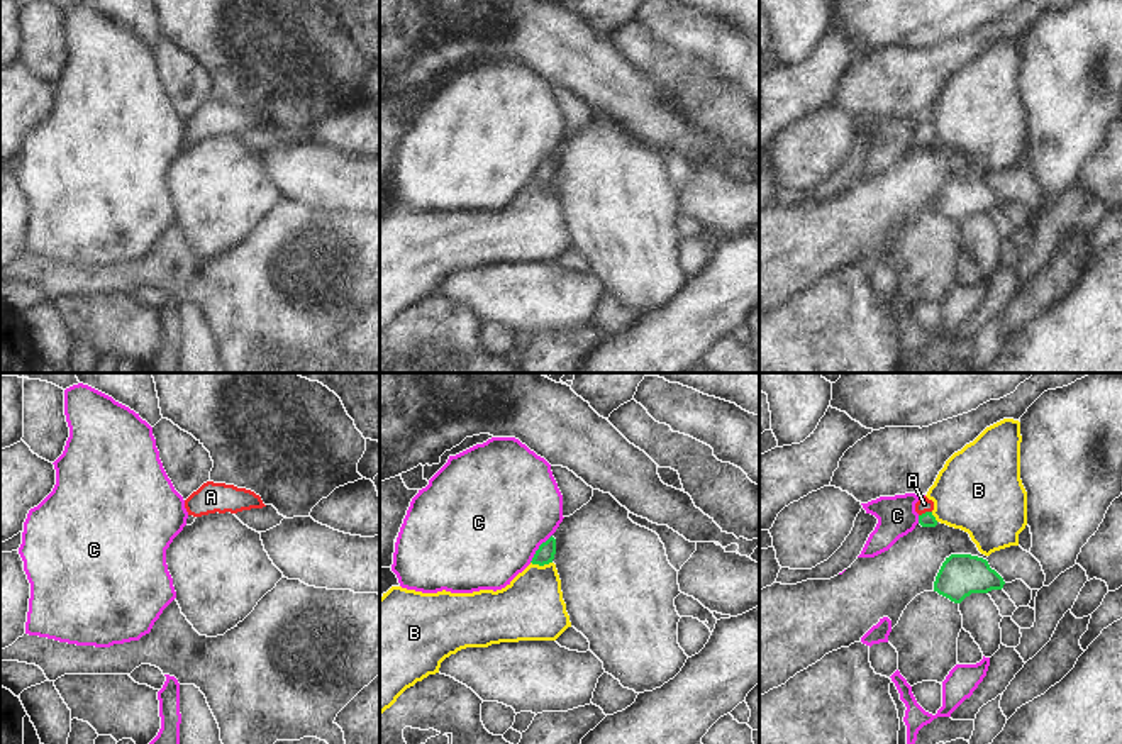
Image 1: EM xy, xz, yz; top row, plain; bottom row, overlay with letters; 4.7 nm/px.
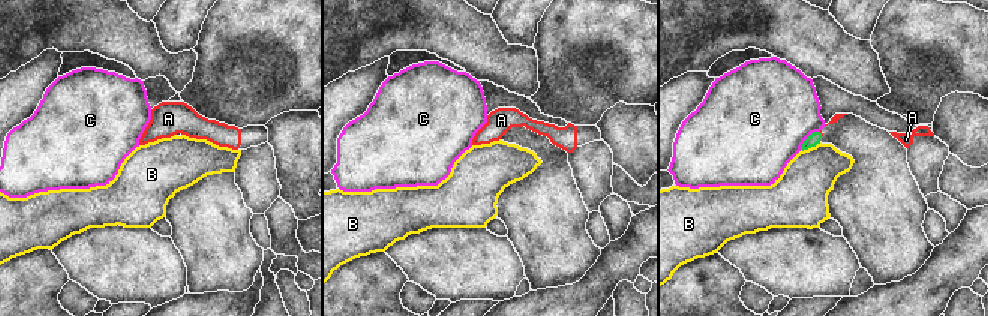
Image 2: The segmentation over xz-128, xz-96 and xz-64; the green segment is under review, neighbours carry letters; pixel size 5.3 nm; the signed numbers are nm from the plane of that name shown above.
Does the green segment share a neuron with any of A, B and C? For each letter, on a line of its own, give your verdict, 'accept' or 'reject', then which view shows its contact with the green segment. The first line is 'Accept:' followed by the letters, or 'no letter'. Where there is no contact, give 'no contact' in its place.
Accept: A
A: accept | yz
B: reject | xz
C: reject | xz

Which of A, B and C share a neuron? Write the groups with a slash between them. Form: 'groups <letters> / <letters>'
groups A / B / C

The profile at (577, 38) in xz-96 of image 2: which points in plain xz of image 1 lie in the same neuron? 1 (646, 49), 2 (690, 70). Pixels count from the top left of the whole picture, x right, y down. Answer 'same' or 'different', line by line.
1: different
2: different

